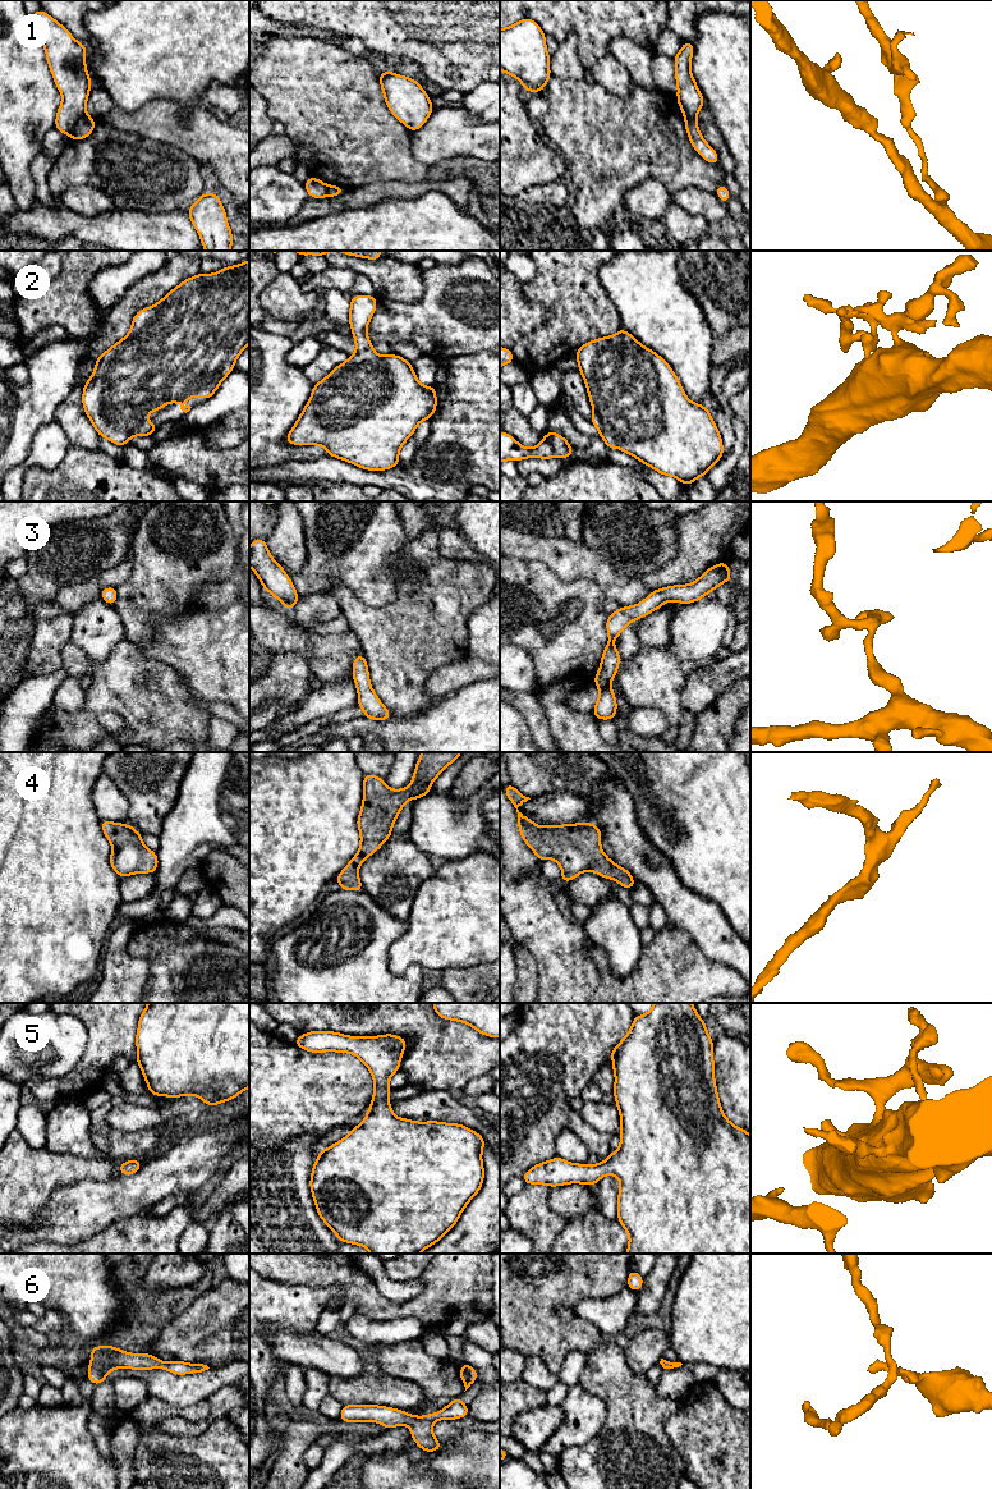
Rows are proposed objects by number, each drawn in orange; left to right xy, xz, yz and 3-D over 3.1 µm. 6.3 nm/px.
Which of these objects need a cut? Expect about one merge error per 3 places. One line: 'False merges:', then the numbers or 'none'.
False merges: 1

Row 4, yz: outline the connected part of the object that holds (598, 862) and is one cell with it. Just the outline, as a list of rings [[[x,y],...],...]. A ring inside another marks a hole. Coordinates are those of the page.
[[[509,782],[504,785],[506,797],[518,812],[518,828],[525,844],[539,862],[552,858],[562,870],[560,881],[569,883],[584,871],[593,871],[605,879],[616,880],[630,890],[635,880],[632,874],[612,862],[601,849],[601,829],[593,823],[538,826],[518,807],[531,800],[520,794]]]

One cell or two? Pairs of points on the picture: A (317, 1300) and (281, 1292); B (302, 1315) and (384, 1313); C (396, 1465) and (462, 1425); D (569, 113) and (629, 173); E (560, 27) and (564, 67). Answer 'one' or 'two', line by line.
A: one
B: two
C: two
D: one
E: two

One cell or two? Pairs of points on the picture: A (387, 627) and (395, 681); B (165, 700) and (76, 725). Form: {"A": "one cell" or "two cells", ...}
{"A": "one cell", "B": "one cell"}

